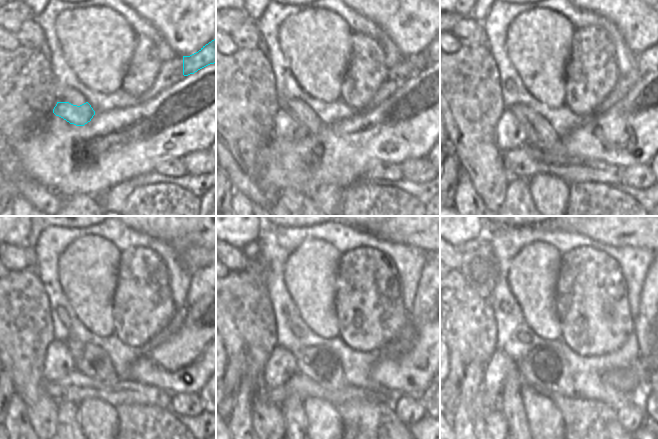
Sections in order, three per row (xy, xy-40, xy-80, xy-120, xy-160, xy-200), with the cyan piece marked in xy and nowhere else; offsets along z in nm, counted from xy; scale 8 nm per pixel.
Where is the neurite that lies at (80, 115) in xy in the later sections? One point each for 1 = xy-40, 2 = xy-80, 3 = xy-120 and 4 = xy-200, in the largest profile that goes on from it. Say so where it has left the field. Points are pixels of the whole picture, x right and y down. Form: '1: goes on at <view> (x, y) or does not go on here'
1: goes on at xy-40 (284, 125)
2: goes on at xy-80 (509, 134)
3: goes on at xy-120 (59, 362)
4: goes on at xy-200 (498, 367)

